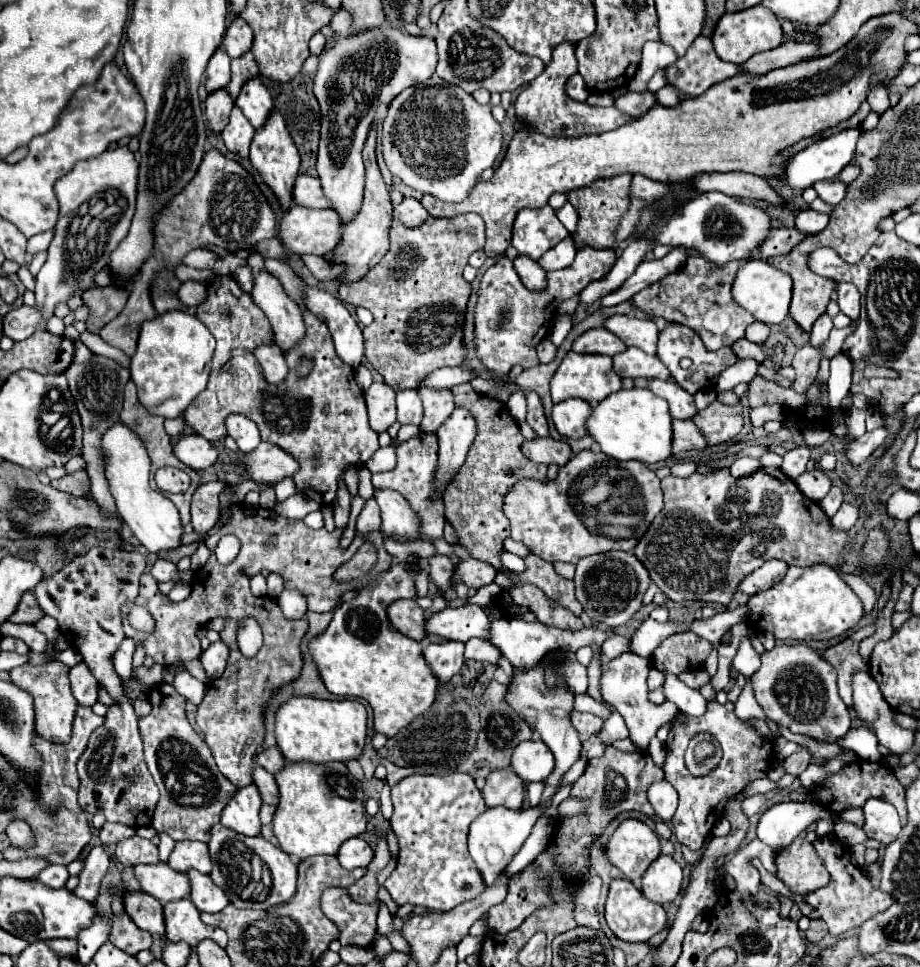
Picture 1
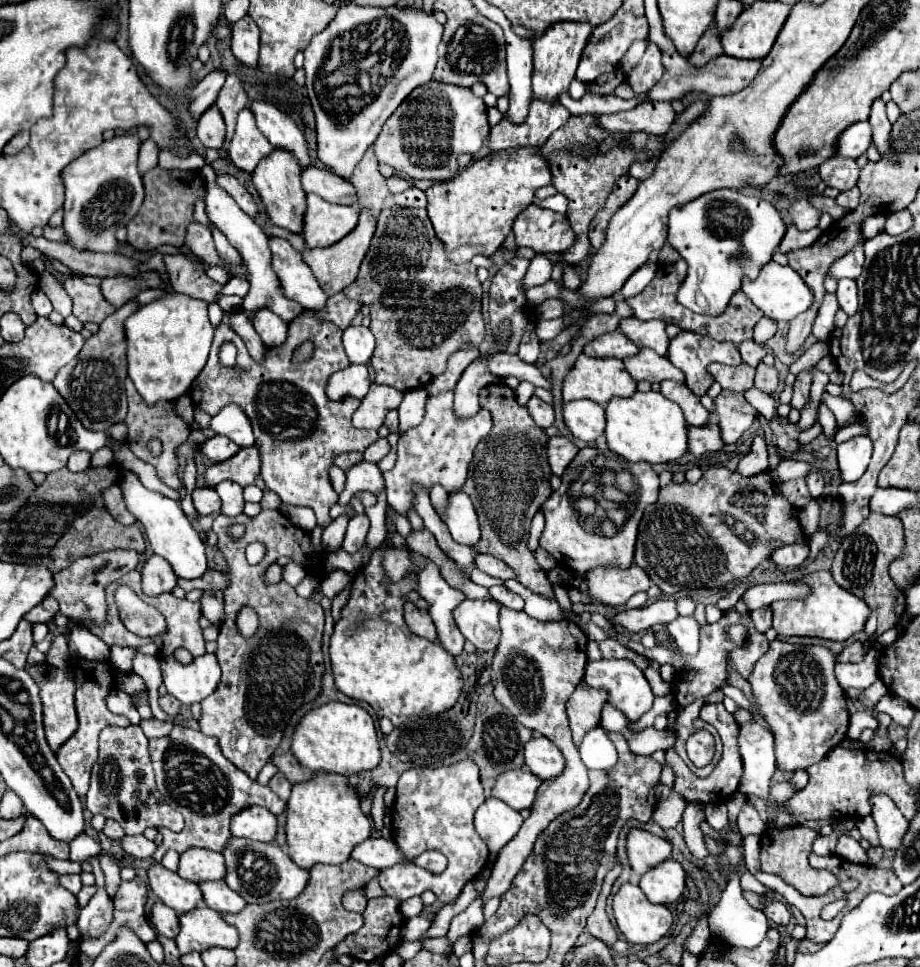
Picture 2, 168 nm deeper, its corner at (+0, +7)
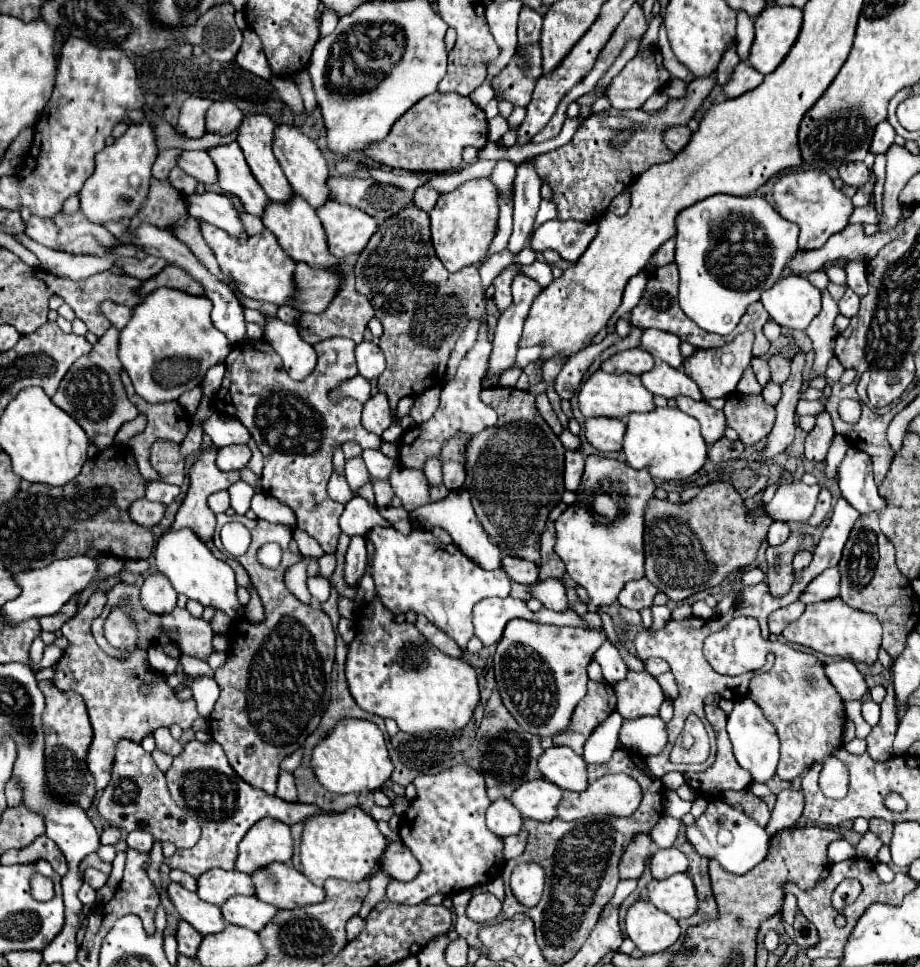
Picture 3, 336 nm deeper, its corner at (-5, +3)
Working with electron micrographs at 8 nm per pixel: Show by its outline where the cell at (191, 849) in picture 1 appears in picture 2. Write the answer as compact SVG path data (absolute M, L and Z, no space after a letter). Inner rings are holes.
M190 847L190 851L184 851L180 855L178 875L188 881L194 881L194 883L218 881L226 875L224 857L222 857L222 853L206 851L200 847Z

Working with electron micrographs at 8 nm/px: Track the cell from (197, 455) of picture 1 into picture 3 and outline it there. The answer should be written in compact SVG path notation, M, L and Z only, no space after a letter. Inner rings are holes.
M229 445L219 449L217 467L221 471L239 471L247 467L249 459L251 459L251 449L247 445Z

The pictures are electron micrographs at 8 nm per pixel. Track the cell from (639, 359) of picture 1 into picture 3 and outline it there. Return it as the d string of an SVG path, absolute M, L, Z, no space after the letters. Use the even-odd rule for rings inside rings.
M657 363L653 371L641 375L641 381L653 395L661 395L665 399L677 399L679 395L691 397L695 401L703 399L697 383L681 369L673 369L667 363Z

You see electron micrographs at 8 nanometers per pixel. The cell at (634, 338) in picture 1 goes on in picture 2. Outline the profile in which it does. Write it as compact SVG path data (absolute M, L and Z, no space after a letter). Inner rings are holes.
M626 317L620 321L620 331L640 349L654 349L658 355L666 355L670 337L664 331L662 321L640 321L636 317Z

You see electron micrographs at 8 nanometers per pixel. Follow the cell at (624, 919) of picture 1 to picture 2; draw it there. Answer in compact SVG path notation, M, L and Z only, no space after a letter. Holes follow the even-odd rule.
M624 883L612 899L618 929L630 943L654 943L672 927L672 913L666 905L654 905L638 885Z

